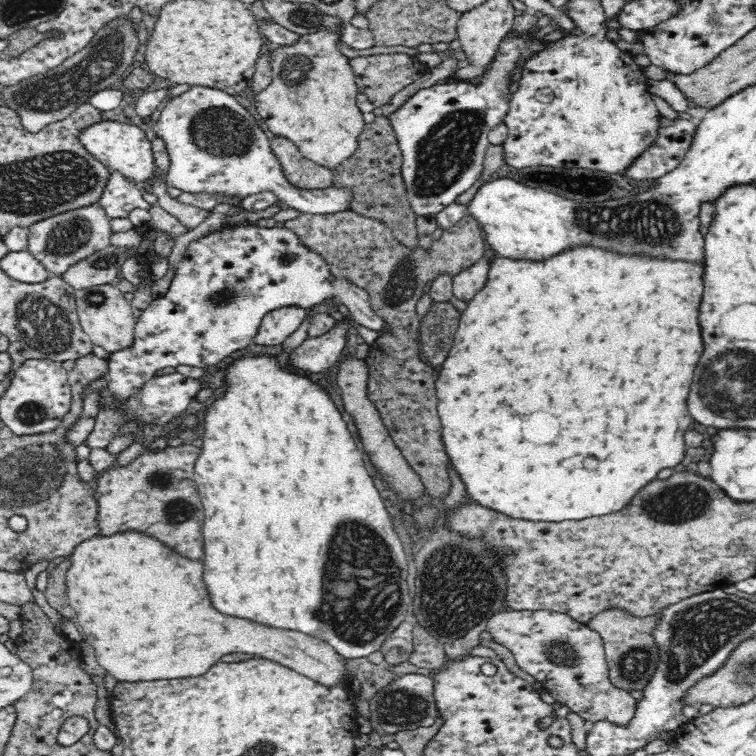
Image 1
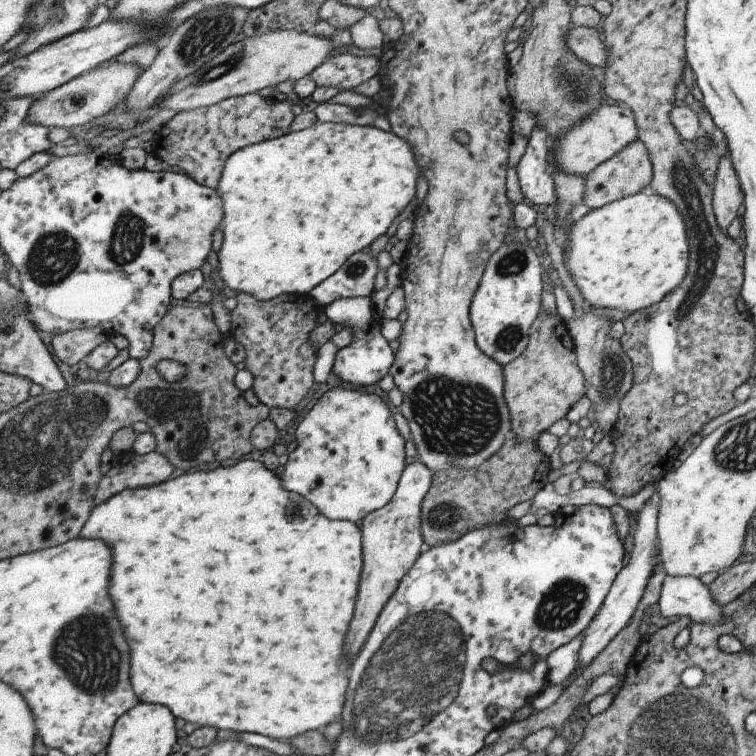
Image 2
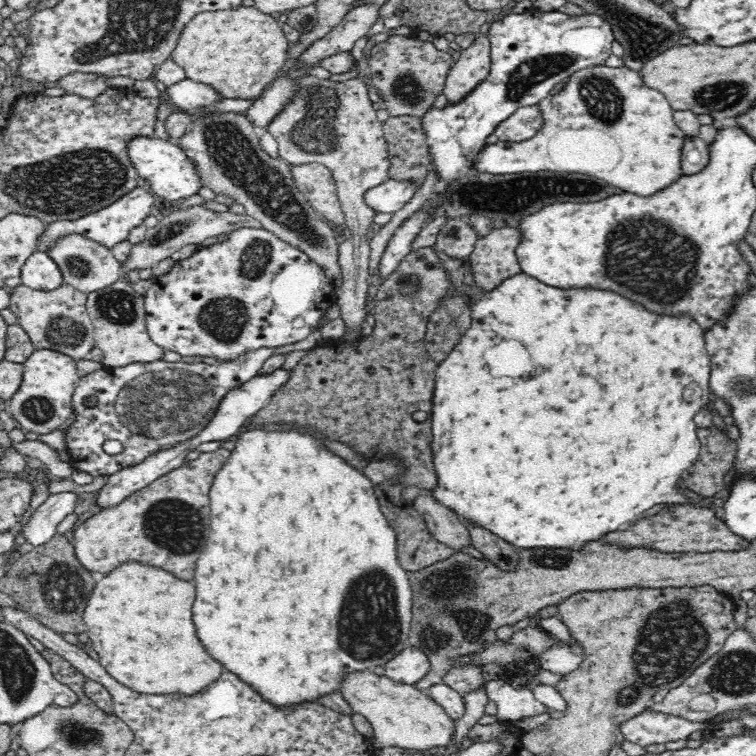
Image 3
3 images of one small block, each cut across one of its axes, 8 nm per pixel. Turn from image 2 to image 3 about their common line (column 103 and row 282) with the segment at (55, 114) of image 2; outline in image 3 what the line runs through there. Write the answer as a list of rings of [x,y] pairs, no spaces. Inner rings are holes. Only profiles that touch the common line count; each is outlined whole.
[[[66,234],[58,238],[45,252],[60,269],[63,282],[73,286],[76,290],[84,293],[91,293],[114,284],[120,280],[123,274],[121,263],[112,255],[110,249],[100,242],[91,241],[80,234]]]

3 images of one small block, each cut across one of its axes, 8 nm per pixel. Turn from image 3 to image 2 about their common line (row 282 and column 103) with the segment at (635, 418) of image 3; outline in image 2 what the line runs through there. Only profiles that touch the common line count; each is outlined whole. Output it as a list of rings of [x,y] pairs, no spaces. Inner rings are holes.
[[[249,458],[241,460],[230,467],[217,467],[213,470],[197,470],[196,468],[189,471],[178,472],[173,478],[158,482],[151,486],[143,488],[124,488],[117,491],[114,495],[106,498],[103,502],[92,507],[88,517],[85,519],[81,530],[77,537],[80,539],[89,539],[92,541],[101,541],[109,546],[111,554],[111,568],[109,568],[109,600],[113,604],[113,612],[119,618],[123,636],[127,640],[129,646],[129,680],[131,680],[131,688],[135,692],[135,696],[141,702],[155,702],[155,704],[166,706],[174,718],[183,718],[185,722],[197,724],[199,727],[213,727],[216,730],[231,730],[233,732],[254,732],[267,736],[267,738],[275,738],[275,740],[286,741],[292,736],[303,734],[308,730],[322,730],[326,724],[335,722],[339,719],[342,711],[344,692],[348,683],[348,676],[345,676],[345,670],[348,670],[351,663],[347,666],[335,666],[335,664],[345,664],[341,662],[341,646],[343,646],[343,634],[347,630],[347,624],[351,620],[351,612],[353,612],[353,600],[355,600],[355,592],[357,592],[357,582],[359,582],[359,572],[362,566],[361,552],[361,535],[360,530],[349,521],[332,521],[319,514],[307,500],[303,500],[301,495],[291,491],[279,492],[281,488],[280,479],[277,478],[273,471],[265,466],[262,458]]]

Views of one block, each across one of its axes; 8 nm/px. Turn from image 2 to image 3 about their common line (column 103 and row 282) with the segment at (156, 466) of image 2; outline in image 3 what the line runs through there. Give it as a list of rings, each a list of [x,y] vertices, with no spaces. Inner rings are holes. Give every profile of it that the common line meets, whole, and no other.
[[[518,229],[492,230],[486,237],[476,241],[473,251],[464,258],[472,273],[474,284],[481,293],[490,292],[505,278],[518,274],[521,266],[515,255],[515,248],[522,240]]]

